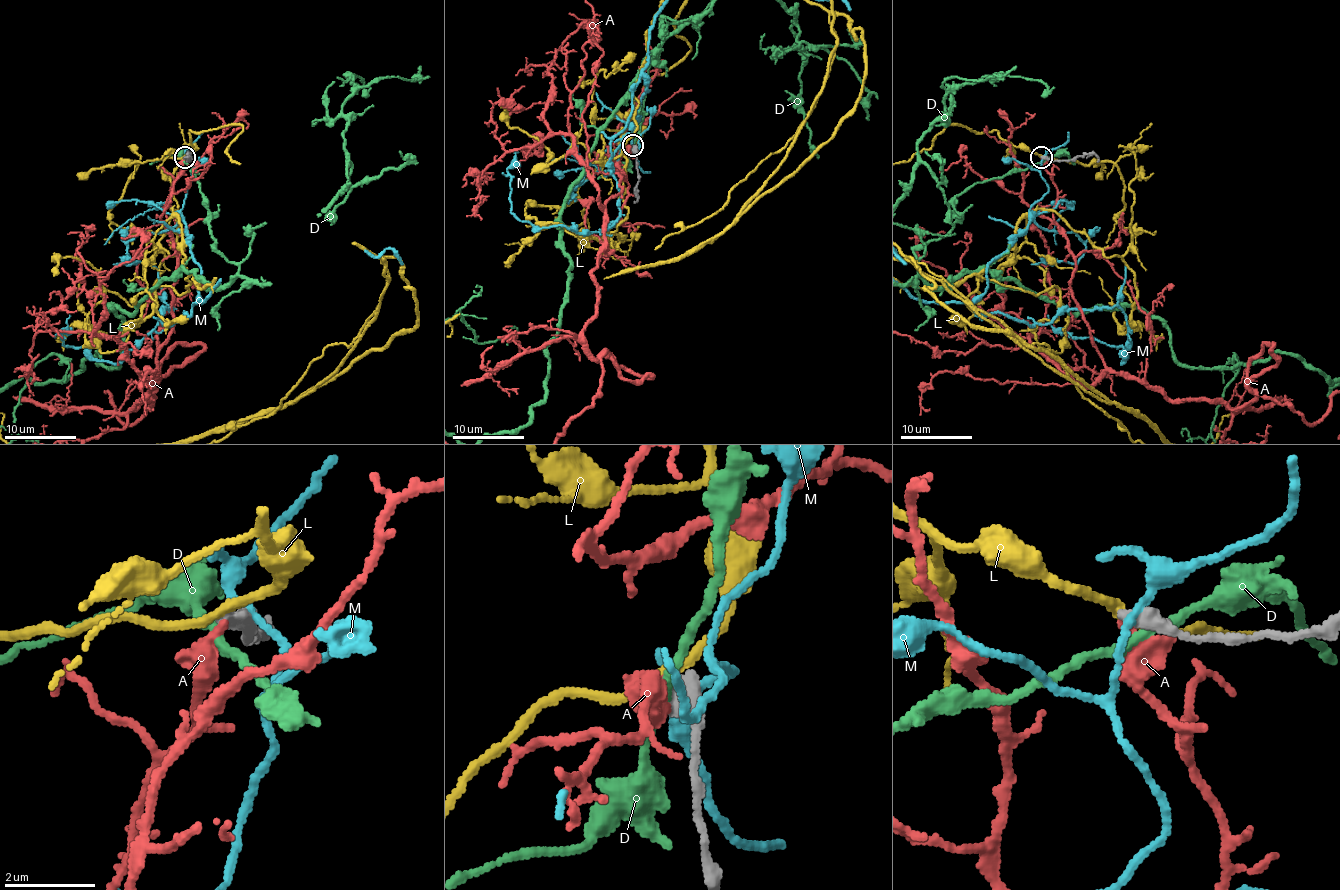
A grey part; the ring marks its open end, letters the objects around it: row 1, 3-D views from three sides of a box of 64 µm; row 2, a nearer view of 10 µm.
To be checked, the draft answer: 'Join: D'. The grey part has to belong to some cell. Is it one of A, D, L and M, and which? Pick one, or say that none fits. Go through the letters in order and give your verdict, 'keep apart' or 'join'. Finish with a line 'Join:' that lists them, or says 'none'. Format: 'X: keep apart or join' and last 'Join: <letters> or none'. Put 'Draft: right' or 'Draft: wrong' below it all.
A: join
D: keep apart
L: keep apart
M: keep apart
Join: A
Draft: wrong

